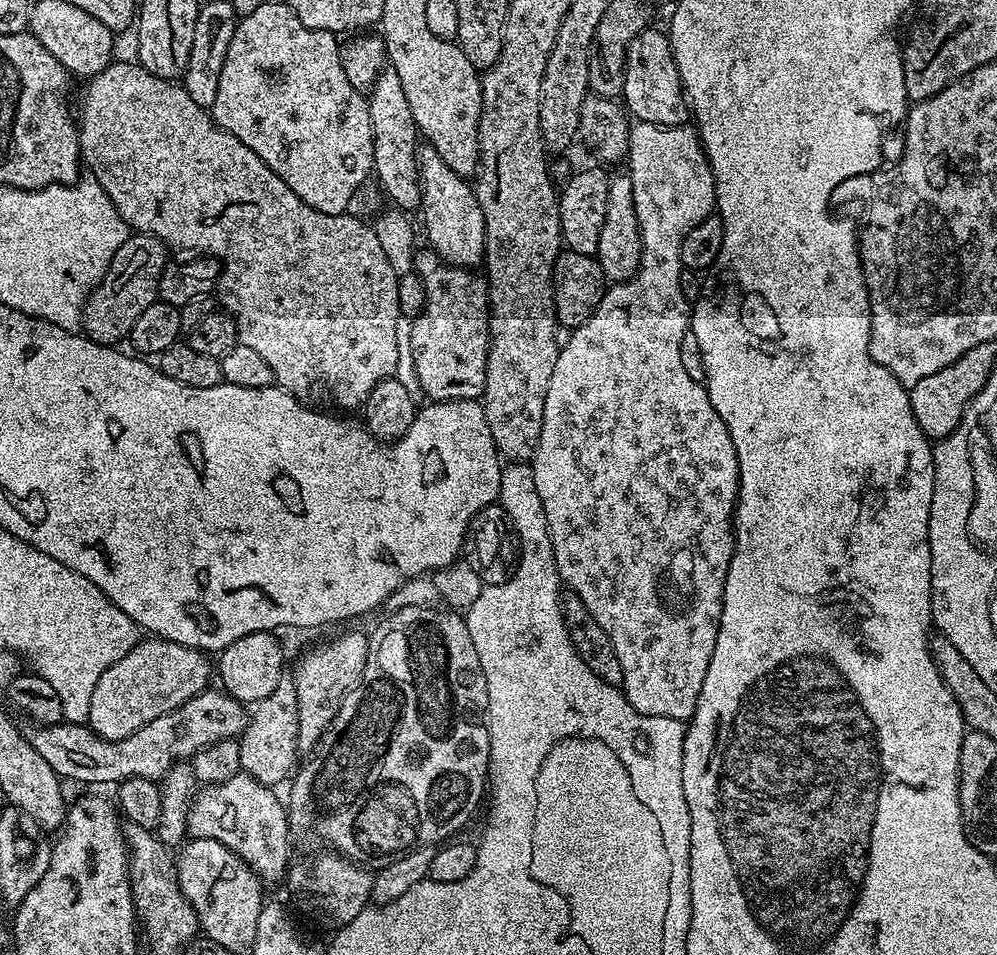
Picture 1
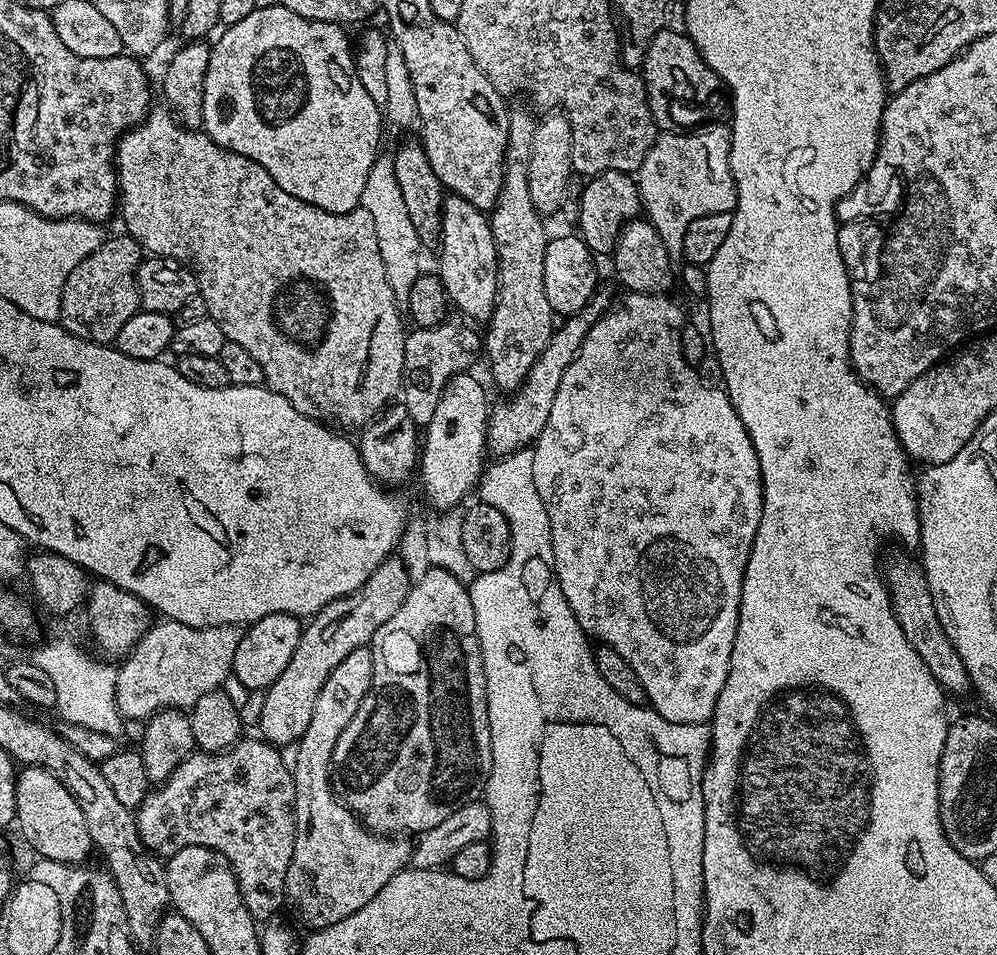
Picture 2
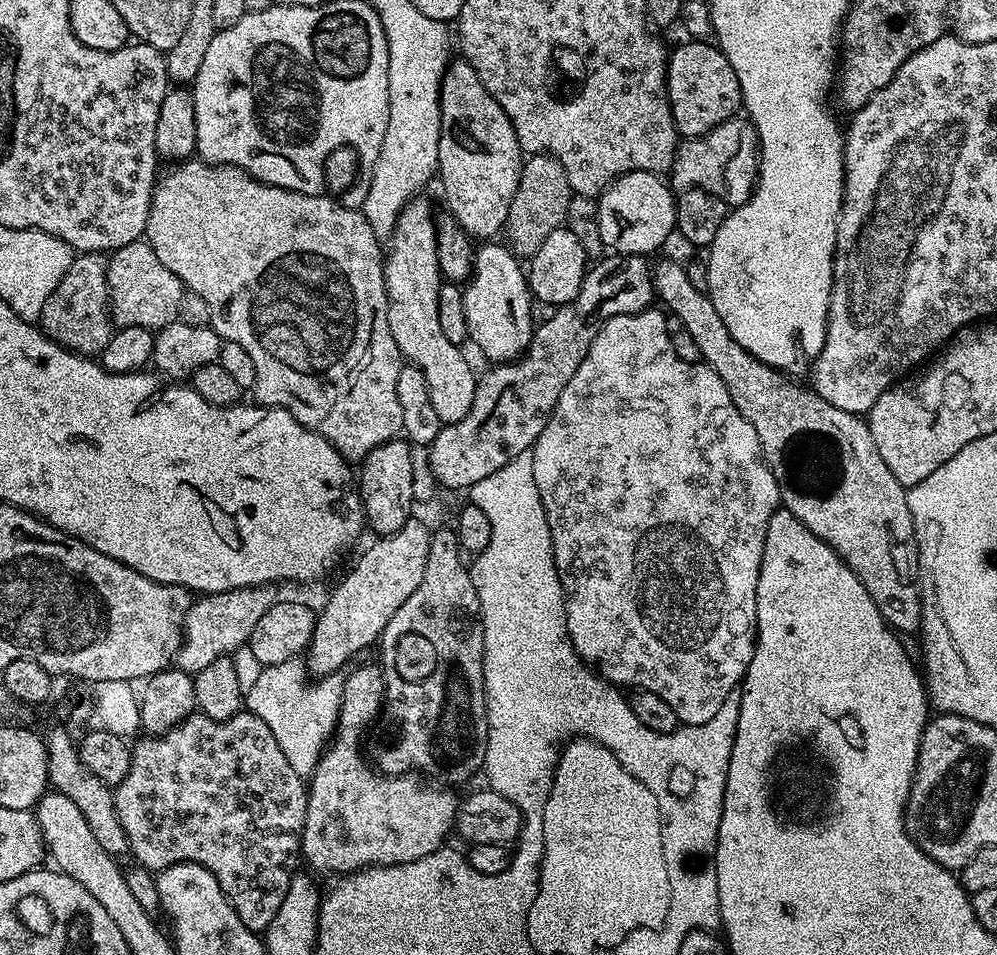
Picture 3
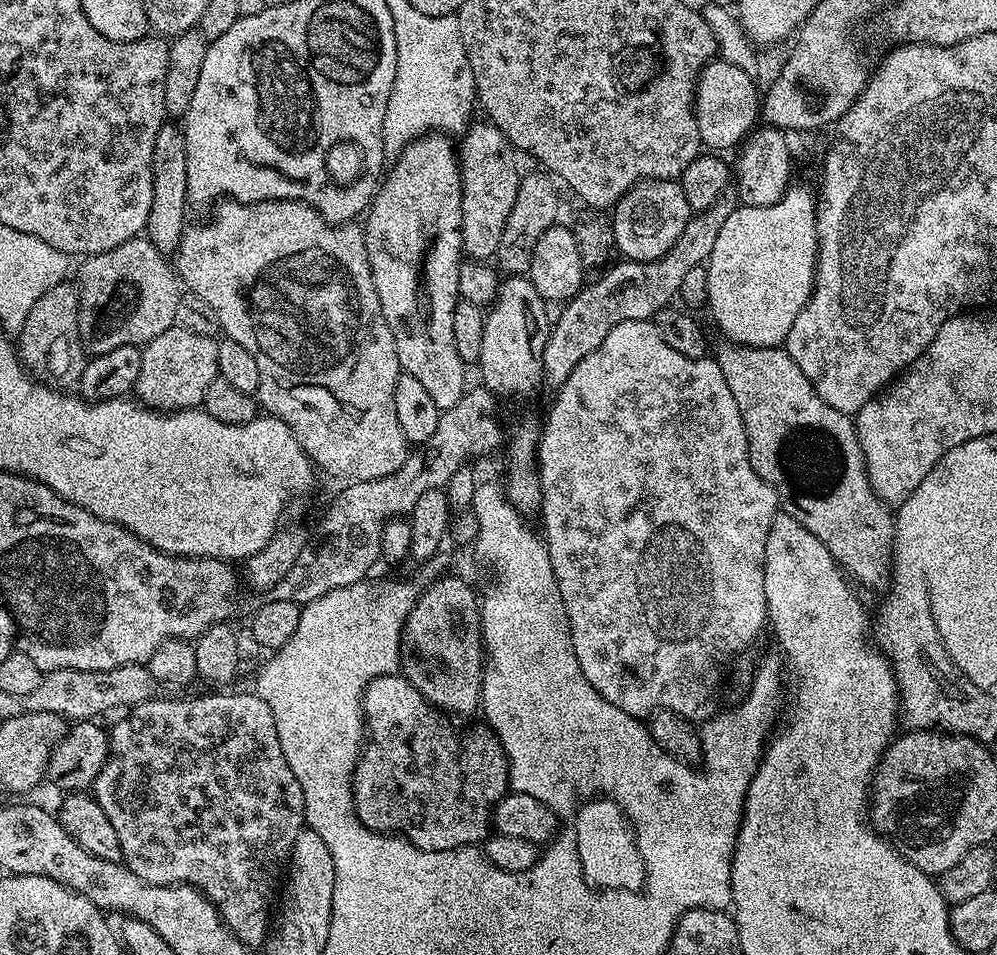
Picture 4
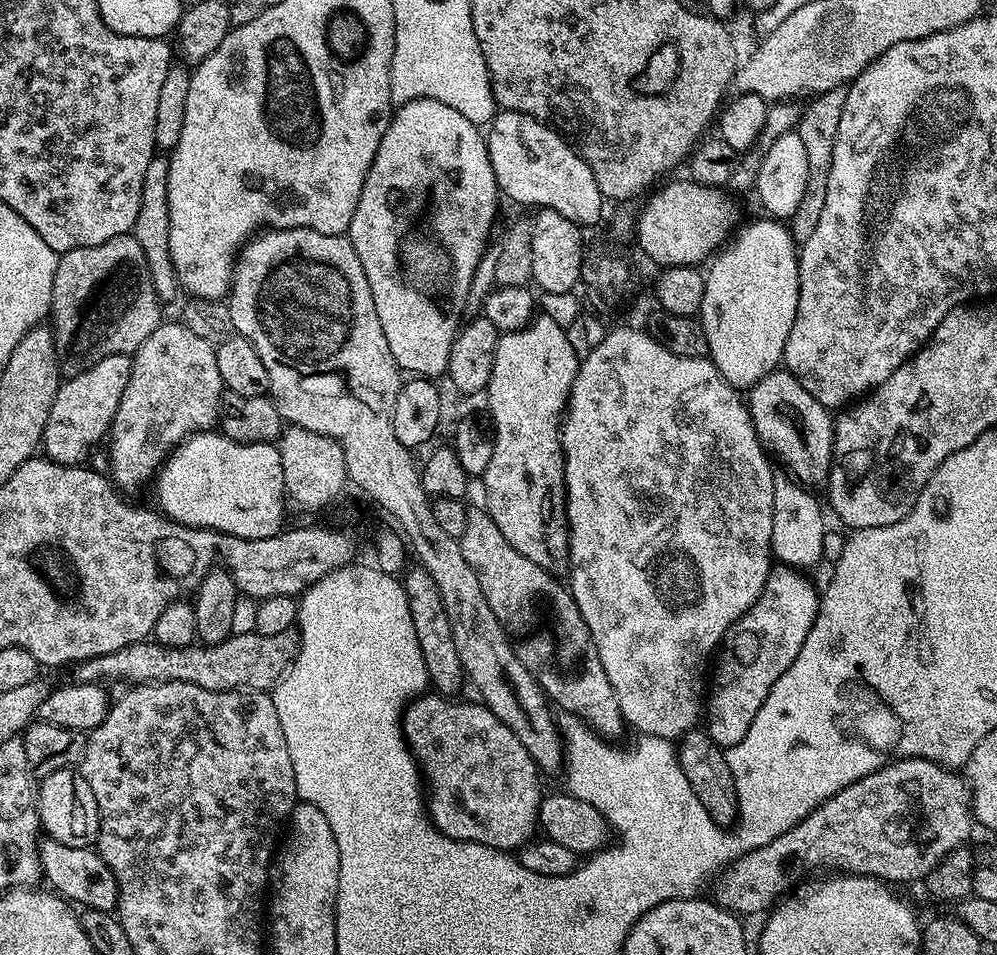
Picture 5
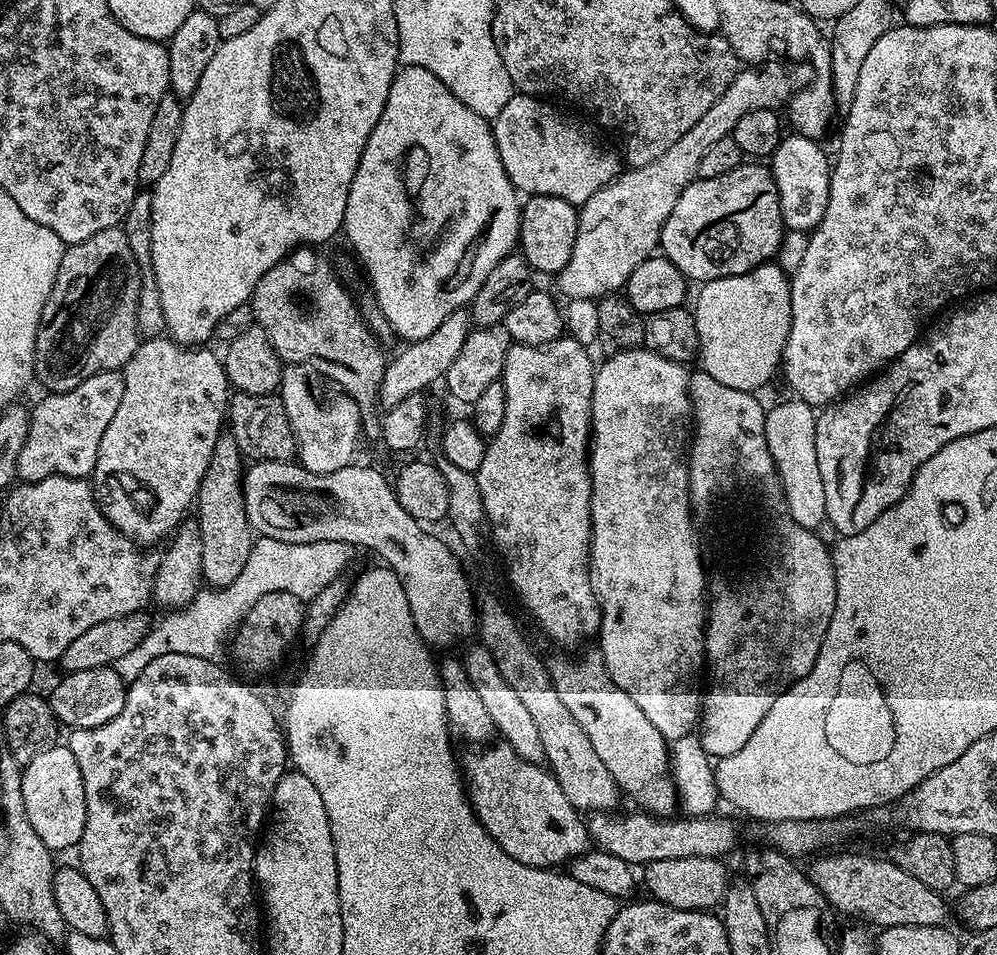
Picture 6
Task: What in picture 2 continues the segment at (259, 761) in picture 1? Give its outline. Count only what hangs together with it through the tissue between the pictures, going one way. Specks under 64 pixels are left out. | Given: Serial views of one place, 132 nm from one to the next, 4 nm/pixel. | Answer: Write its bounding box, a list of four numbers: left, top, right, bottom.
[258,556,410,746]

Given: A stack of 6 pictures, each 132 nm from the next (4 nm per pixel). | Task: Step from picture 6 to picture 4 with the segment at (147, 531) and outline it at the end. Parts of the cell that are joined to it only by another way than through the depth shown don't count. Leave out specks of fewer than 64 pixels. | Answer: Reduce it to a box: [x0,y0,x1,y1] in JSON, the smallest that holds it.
[134,326,217,412]

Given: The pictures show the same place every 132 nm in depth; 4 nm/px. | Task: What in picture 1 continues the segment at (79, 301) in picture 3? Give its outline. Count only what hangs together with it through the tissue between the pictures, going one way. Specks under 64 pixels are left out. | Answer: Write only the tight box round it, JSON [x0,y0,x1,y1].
[82,234,170,346]

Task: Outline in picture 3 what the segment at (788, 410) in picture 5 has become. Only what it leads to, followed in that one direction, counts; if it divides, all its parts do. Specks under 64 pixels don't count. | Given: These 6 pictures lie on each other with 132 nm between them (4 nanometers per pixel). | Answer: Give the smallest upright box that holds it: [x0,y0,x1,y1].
[651,260,923,633]

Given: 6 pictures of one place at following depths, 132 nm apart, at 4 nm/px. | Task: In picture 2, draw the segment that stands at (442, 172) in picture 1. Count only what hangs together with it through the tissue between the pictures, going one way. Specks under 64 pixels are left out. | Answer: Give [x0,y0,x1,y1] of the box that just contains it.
[438,198,496,321]

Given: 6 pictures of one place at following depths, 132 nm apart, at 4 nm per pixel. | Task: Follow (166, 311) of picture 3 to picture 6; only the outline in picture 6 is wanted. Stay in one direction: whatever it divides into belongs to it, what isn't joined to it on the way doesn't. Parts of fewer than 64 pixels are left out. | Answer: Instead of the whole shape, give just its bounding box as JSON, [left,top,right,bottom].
[35,227,142,393]

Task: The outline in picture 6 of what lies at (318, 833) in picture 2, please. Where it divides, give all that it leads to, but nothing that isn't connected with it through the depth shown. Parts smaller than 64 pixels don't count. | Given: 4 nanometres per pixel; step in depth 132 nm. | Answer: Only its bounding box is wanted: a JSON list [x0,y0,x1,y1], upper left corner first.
[464,742,590,870]

